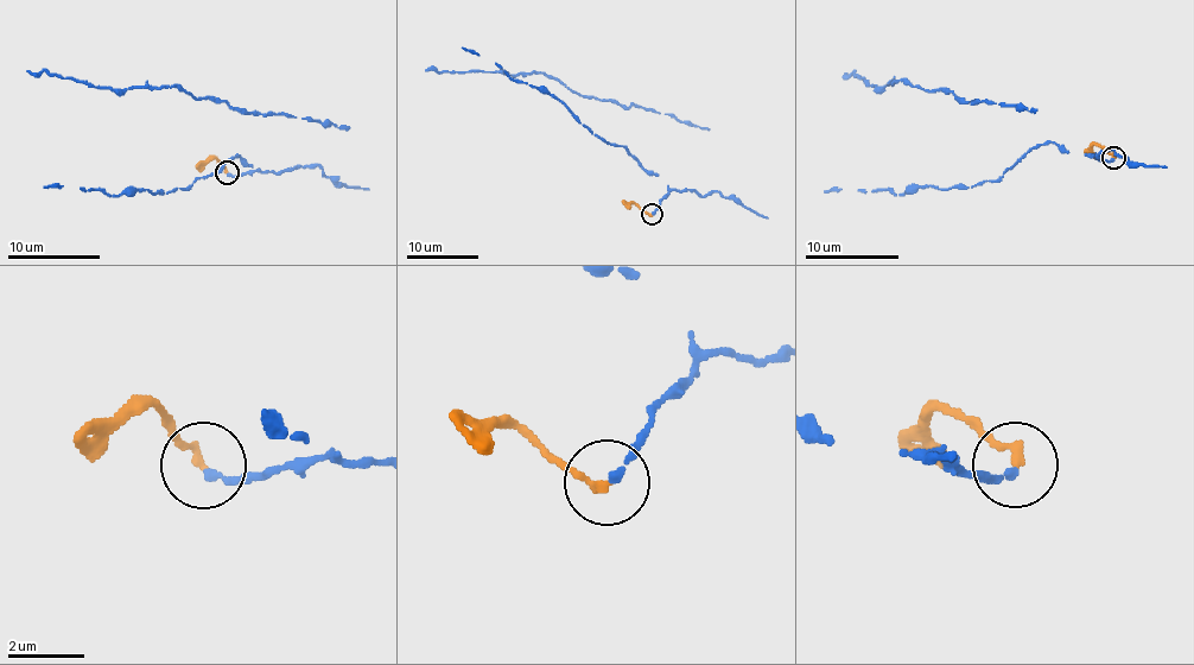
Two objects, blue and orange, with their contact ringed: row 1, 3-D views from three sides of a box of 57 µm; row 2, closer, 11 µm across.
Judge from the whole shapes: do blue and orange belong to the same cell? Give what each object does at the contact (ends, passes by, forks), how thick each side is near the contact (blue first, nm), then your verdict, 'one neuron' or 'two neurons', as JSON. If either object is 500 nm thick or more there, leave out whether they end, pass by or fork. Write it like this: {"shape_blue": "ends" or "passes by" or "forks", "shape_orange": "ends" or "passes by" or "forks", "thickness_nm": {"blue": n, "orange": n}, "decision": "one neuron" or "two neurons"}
{"shape_blue": "ends", "shape_orange": "ends", "thickness_nm": {"blue": 190, "orange": 200}, "decision": "one neuron"}

